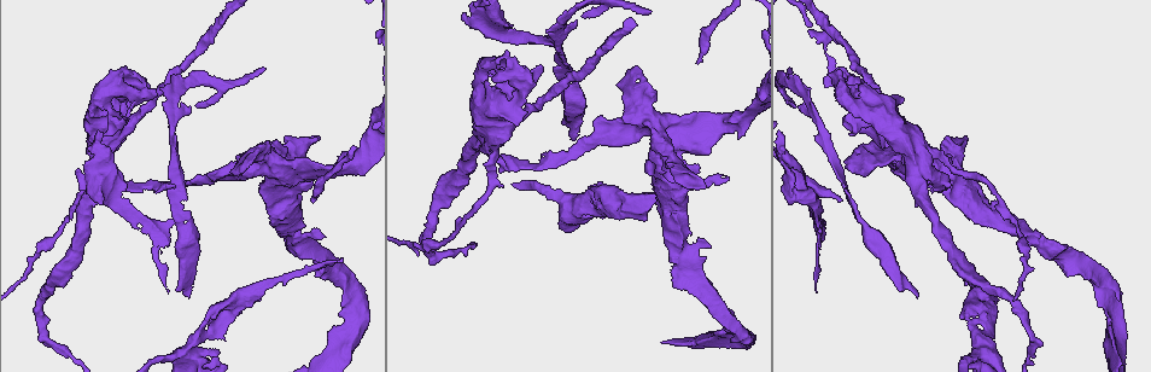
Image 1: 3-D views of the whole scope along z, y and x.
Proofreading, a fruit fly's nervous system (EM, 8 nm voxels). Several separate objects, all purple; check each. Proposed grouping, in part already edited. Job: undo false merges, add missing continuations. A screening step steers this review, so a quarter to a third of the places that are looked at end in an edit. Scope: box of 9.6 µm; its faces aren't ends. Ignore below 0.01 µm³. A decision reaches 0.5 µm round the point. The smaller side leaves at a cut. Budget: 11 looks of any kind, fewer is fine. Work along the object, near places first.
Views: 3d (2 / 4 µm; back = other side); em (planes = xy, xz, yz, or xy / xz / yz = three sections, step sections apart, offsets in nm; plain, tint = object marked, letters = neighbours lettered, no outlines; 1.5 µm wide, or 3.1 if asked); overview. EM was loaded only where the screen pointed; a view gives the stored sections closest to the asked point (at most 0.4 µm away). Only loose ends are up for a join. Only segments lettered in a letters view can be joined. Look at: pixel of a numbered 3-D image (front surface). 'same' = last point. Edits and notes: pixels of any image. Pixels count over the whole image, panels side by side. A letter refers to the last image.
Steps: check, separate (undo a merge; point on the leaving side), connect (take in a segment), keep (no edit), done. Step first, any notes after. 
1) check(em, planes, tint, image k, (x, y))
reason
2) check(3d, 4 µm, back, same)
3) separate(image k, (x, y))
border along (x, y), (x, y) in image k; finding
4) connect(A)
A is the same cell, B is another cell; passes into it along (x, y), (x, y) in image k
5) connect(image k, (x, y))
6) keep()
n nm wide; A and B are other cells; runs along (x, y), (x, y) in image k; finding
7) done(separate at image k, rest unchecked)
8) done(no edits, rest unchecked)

check(3d, 4 µm, image 1, (343, 260))
branch stops here

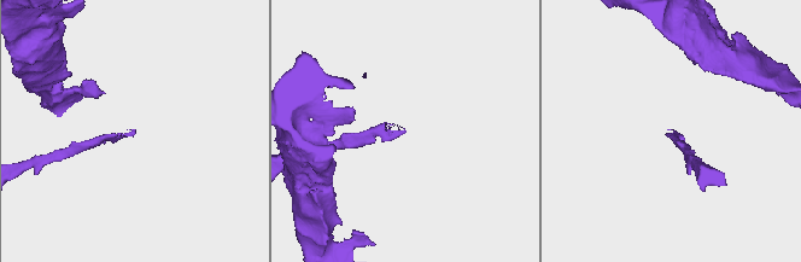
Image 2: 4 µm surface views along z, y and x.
check(em, planes, letters, image 2, (403, 131))
shape alone is not enough

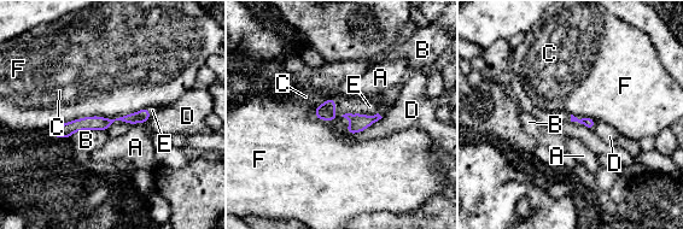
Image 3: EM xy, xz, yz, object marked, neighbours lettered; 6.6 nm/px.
connect(E)
E is the same cell, A, B, C, D and F are other cells; passes into it along (360, 122), (361, 113), (369, 106) in image 3; the cell continues

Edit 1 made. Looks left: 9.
check(em, xy, step 4, tint, image 1, (622, 212))
sharp bend

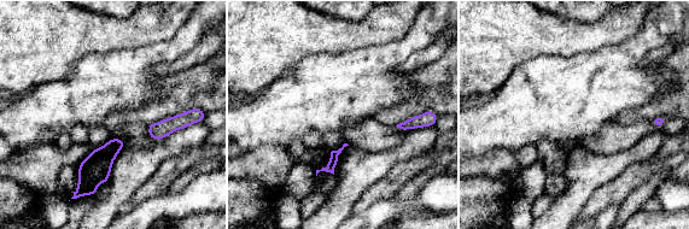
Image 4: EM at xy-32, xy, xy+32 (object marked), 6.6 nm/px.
check(em, xy, step 4, letters, same)
see the neighbours

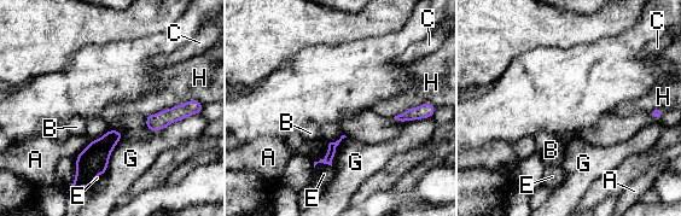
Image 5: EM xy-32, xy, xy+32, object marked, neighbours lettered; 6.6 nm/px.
keep()
A, B, C, E, G and H are other cells; border along (190, 99), (145, 116) in image 5; one cell here

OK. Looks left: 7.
check(em, planes, letters, image 1, (541, 67))
branch stops here

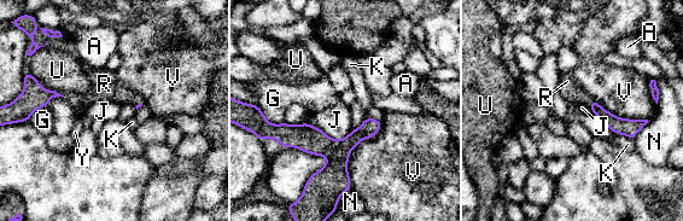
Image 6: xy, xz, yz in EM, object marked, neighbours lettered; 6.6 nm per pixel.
connect(R)
V touches over 500 nm; R is the same cell, A, G, J, K, N, U, V and Y are other cells; passes into it along (618, 126), (590, 103), (573, 93) in image 6; it goes on there

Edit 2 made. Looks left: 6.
check(overview)
redraw

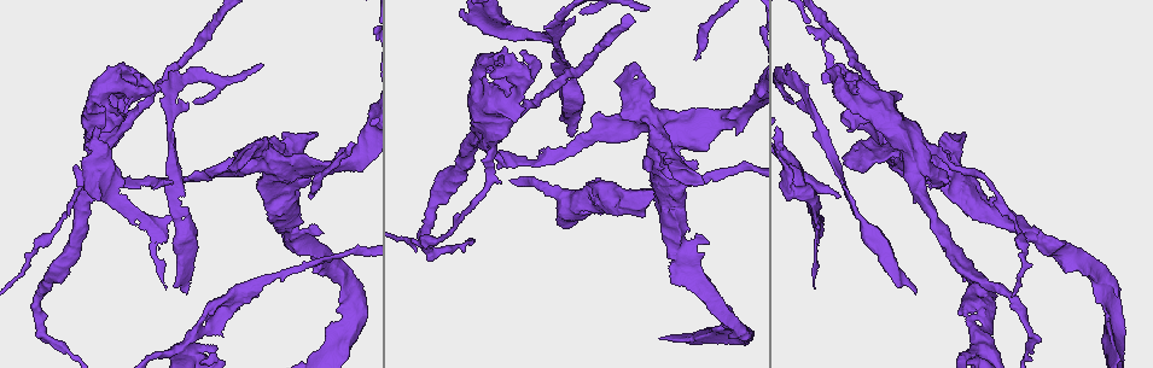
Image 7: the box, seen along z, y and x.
check(em, yz, step 8, letters, image 7, (123, 181))
free end

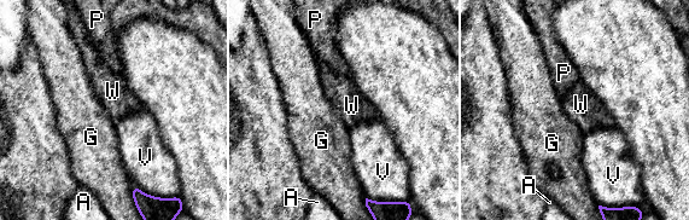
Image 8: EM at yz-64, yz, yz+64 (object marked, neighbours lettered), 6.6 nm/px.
check(em, planes, letters, same)
another direction

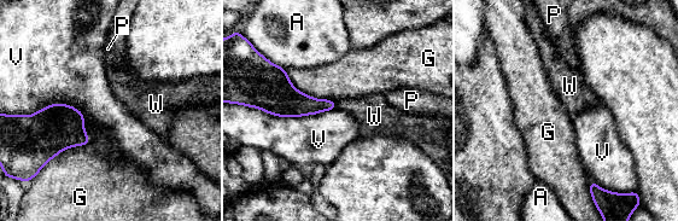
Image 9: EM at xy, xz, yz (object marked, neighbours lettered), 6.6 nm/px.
keep()
A, G, P, V and W are other cells; border along (251, 106), (278, 116), (337, 109) in image 9; no lettered segment goes on from it

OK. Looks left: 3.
done(connect at image 3, connect at image 6, rest unchecked)

